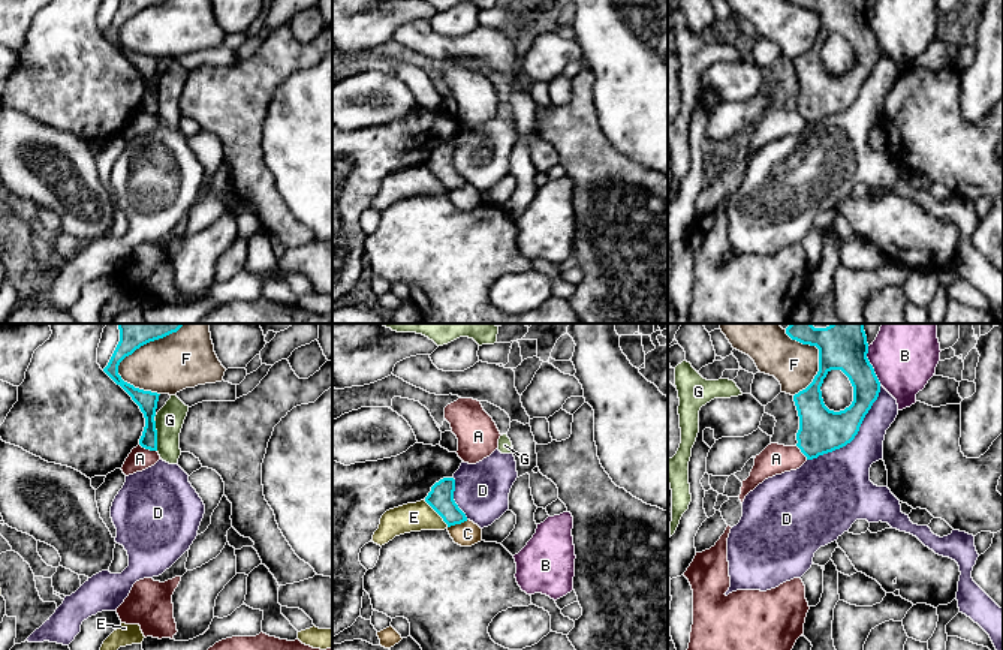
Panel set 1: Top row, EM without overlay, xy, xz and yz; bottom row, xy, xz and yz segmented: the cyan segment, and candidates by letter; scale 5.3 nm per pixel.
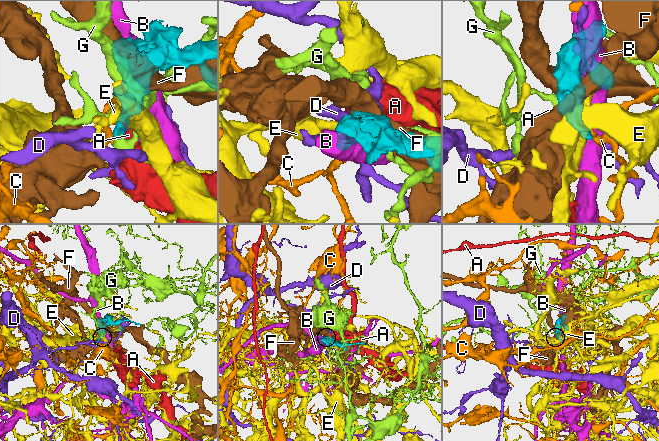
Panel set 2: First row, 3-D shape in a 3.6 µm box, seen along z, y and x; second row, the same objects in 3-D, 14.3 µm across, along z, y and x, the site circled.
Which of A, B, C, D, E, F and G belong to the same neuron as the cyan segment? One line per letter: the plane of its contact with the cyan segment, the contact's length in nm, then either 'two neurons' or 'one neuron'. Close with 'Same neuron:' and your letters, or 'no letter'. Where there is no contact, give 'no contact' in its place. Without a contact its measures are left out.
A: contact in xy; length 100 nm; two neurons
B: contact in yz; length 220 nm; two neurons
C: contact in xz; length 120 nm; two neurons
D: contact in yz; length 550 nm; two neurons
E: contact in xz; length 190 nm; two neurons
F: contact in xy; length 340 nm; two neurons
G: contact in xy; length 170 nm; two neurons
Same neuron: no letter

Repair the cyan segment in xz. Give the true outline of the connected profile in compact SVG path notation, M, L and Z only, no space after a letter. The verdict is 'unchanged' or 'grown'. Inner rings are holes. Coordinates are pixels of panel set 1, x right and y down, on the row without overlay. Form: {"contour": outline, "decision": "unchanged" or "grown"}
{"contour": "M443 142L431 151L425 166L443 183L448 192L467 186L454 165L455 144Z", "decision": "unchanged"}

